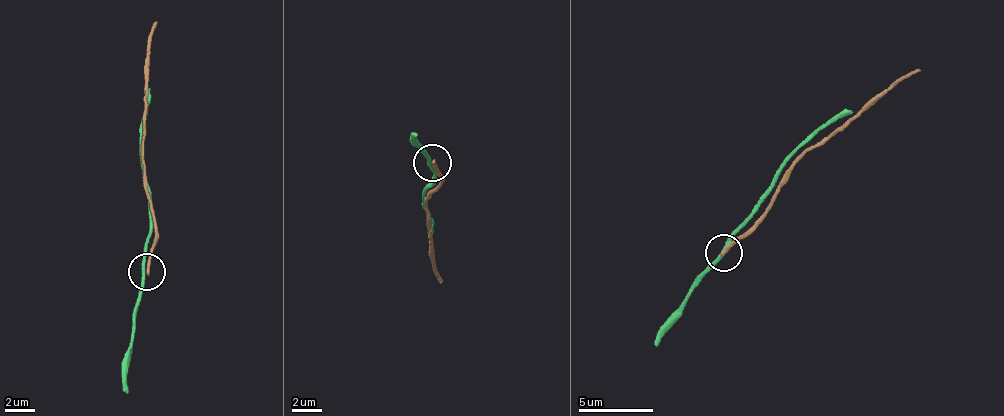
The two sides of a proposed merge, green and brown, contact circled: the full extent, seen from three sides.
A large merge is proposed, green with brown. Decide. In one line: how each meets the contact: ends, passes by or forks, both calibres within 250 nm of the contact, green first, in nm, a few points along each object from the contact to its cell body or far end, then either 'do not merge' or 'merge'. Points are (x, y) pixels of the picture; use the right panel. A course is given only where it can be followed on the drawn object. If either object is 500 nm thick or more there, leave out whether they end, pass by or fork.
green passes by | brown ends | 220/200 nm | green via (723, 253), (730, 232), (775, 172), (812, 135), (839, 117), (854, 113) | brown via (723, 254), (750, 228), (783, 176), (808, 150), (922, 70) | do not merge

